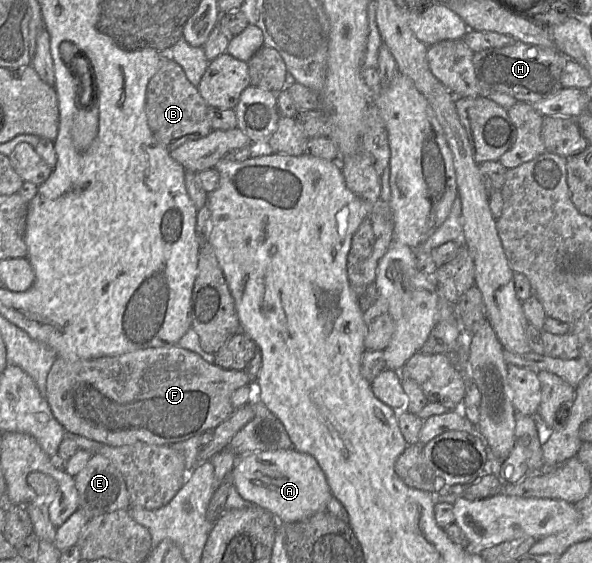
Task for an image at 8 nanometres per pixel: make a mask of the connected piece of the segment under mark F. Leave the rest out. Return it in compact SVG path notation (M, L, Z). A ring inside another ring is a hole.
M174 345L88 360L58 357L47 377L46 400L67 433L116 447L137 442L169 445L214 430L233 413L233 392L251 383L245 370L223 369L206 362L195 352Z

